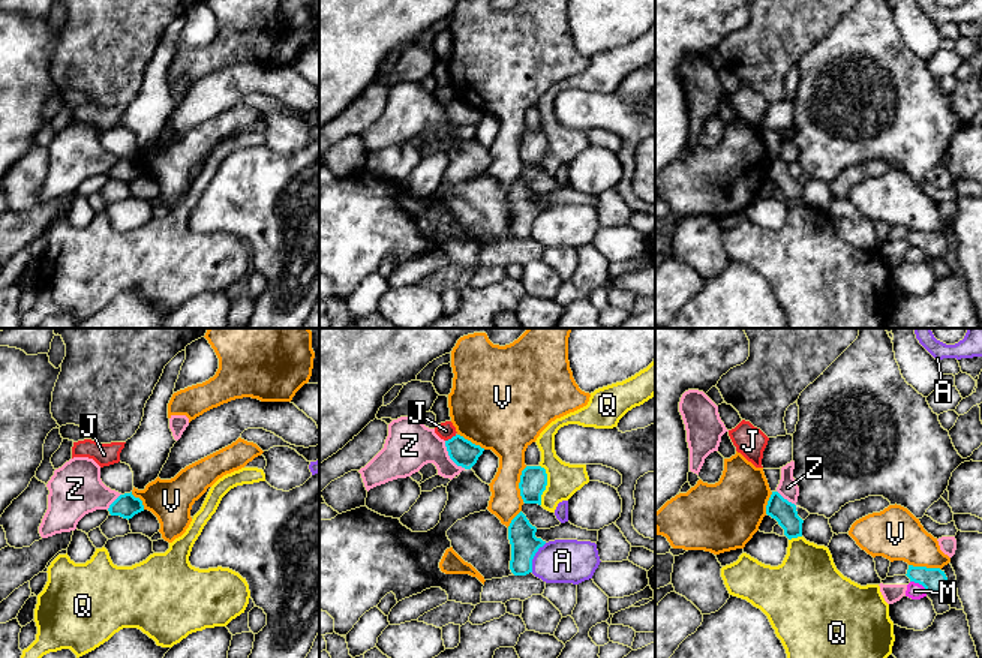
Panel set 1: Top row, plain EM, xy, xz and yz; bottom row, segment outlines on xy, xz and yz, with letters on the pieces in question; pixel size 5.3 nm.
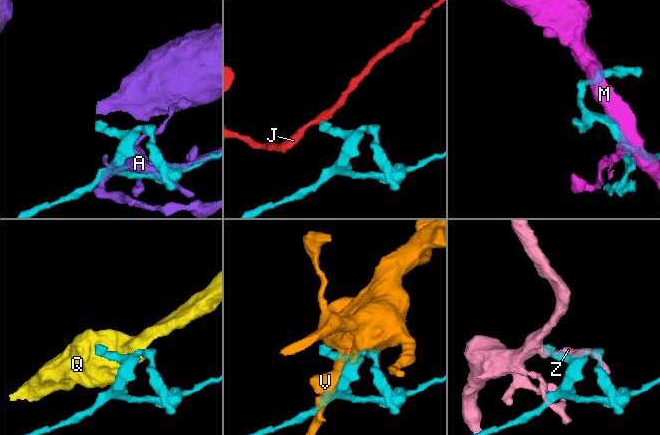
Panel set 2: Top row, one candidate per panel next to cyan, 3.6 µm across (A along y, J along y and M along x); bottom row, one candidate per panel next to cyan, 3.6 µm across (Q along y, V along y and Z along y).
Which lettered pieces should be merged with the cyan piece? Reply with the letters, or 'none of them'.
none of them

